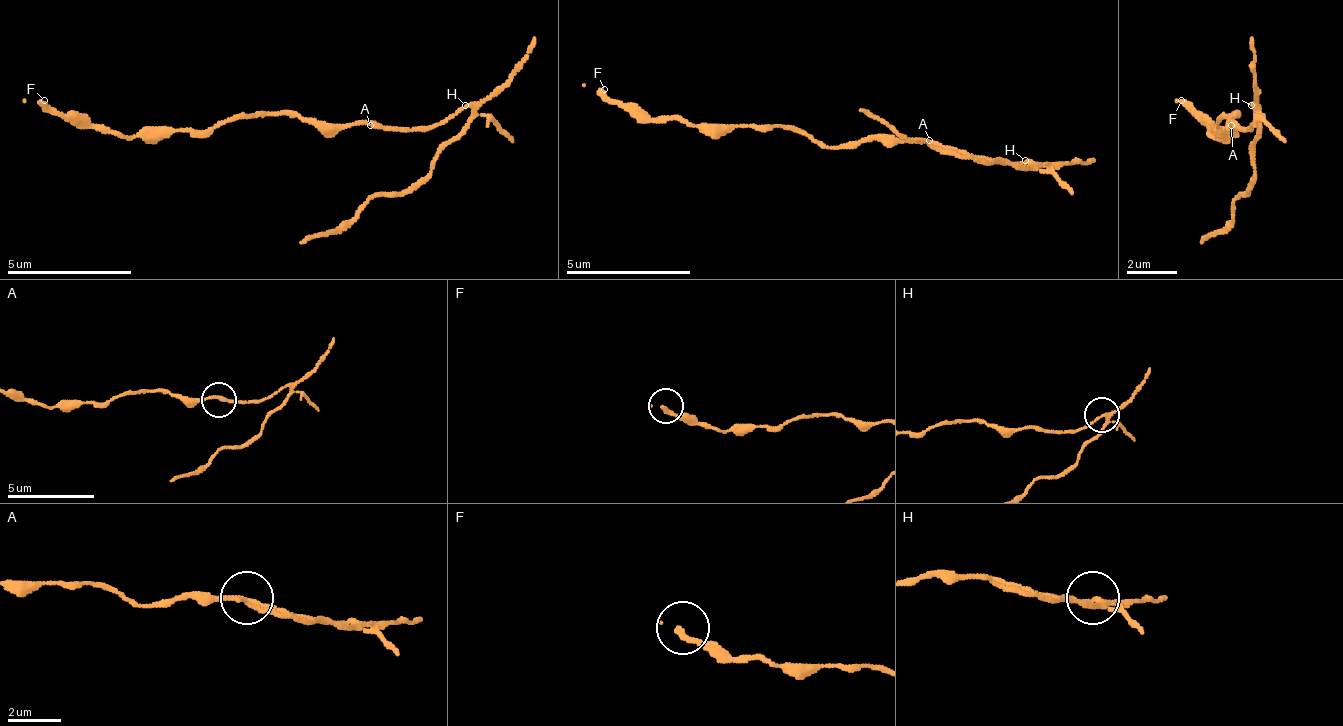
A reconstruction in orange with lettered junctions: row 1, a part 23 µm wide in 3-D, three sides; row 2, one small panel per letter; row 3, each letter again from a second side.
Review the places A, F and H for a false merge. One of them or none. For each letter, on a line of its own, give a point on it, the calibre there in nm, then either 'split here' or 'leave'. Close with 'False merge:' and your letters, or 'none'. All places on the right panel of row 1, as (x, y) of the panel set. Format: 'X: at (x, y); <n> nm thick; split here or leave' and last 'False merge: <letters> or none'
A: at (1231, 125); 180 nm thick; leave
F: at (1181, 100); 260 nm thick; leave
H: at (1251, 105); 150 nm thick; split here
False merge: H

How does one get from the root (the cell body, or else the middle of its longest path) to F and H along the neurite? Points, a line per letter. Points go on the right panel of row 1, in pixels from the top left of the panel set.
F: (1231, 125), (1237, 119), (1237, 113), (1231, 113), (1218, 125), (1218, 132), (1212, 138), (1212, 132), (1181, 100)
H: (1231, 125), (1250, 125), (1256, 119), (1256, 113), (1250, 107)

